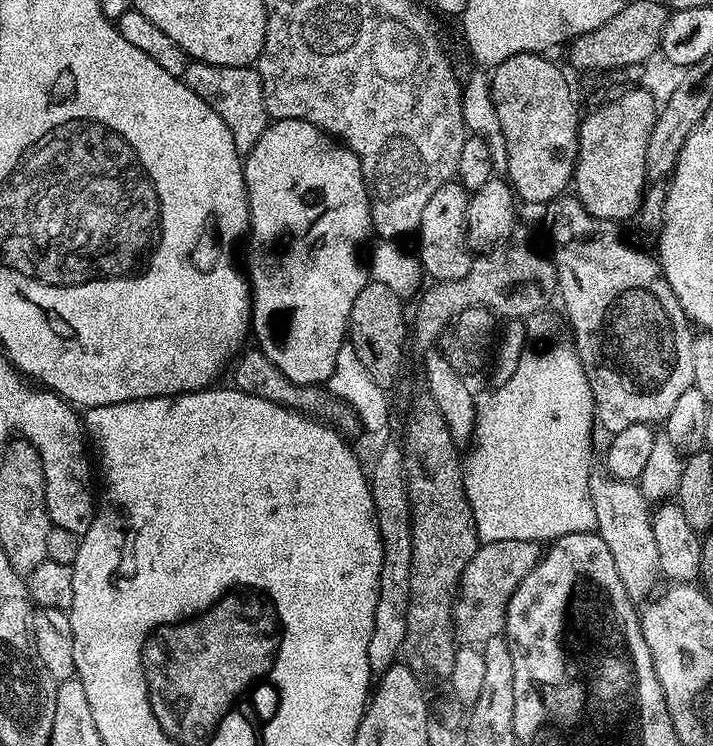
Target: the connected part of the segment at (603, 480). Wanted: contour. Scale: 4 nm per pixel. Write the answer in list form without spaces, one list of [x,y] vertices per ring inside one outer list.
[[[607,470],[590,474],[590,494],[596,515],[594,531],[610,549],[626,594],[633,602],[647,601],[658,588],[658,542],[654,542],[649,501],[640,492],[639,483],[614,478]]]

